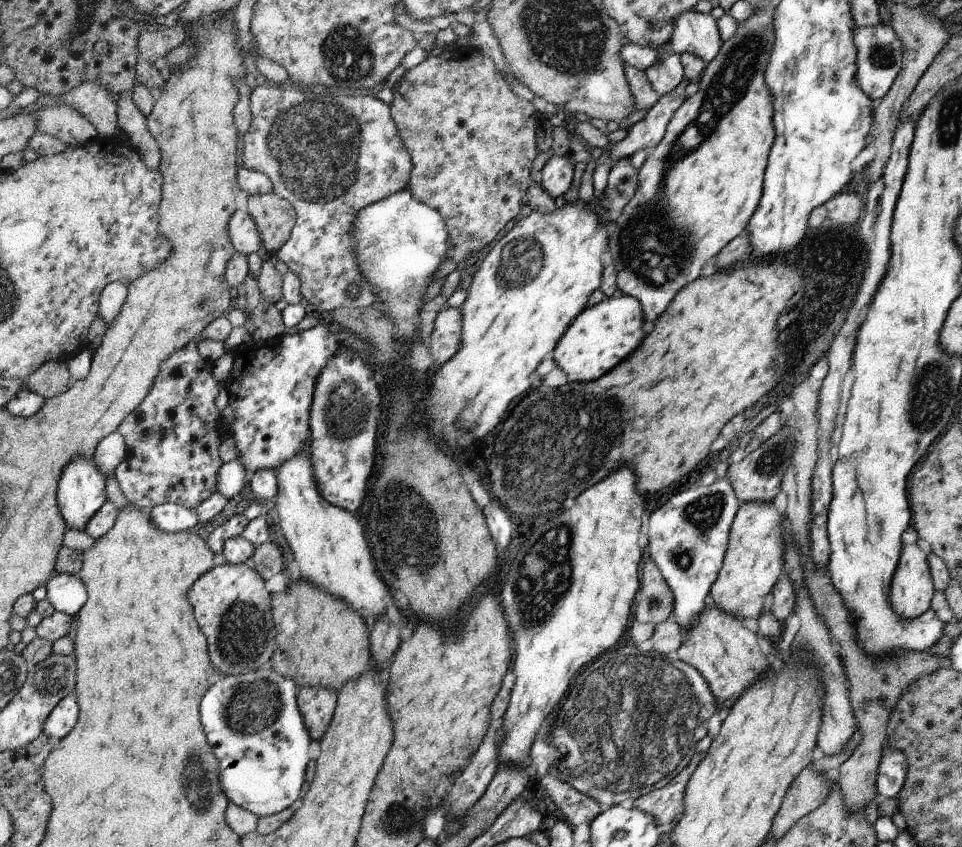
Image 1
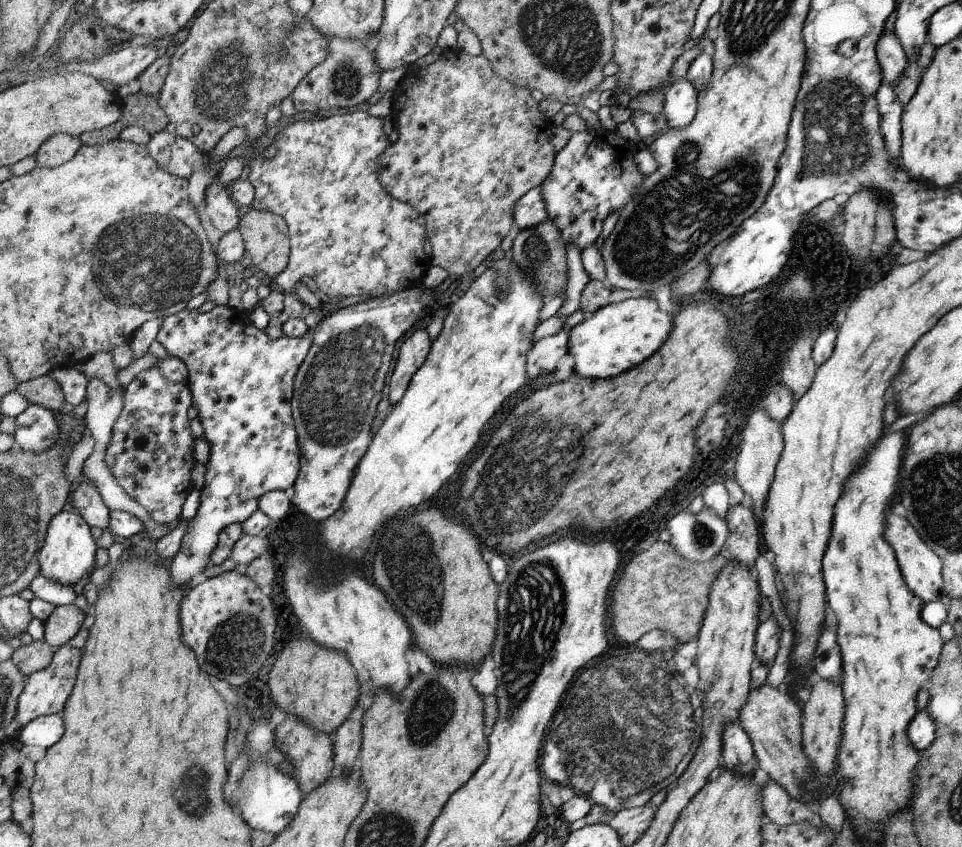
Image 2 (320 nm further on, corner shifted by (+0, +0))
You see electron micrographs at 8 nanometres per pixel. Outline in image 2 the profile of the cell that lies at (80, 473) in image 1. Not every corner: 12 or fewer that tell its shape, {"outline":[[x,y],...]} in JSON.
{"outline":[[68,510],[52,521],[41,574],[81,588],[99,566],[93,527]]}

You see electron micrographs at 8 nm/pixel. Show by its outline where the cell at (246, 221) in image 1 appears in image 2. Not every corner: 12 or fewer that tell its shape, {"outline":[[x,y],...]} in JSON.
{"outline":[[217,181],[205,189],[212,226],[230,232],[239,226],[238,205]]}

